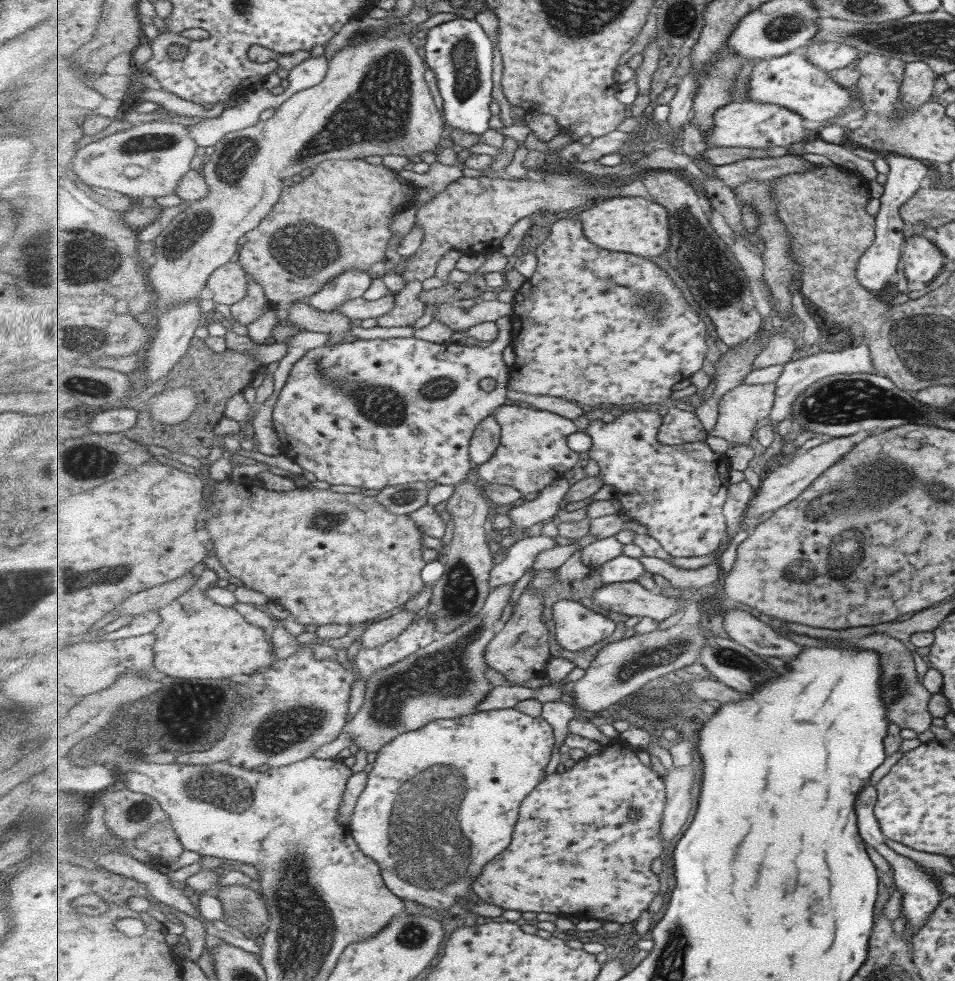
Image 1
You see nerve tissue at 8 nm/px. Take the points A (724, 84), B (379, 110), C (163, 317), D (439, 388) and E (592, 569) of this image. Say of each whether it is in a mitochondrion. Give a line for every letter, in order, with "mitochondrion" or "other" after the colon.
A: other
B: mitochondrion
C: other
D: mitochondrion
E: other

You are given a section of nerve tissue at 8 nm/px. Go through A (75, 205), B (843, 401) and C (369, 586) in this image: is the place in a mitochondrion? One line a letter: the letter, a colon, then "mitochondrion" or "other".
A: other
B: mitochondrion
C: other

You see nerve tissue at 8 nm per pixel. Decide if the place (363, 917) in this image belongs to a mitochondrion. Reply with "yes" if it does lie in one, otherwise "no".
yes

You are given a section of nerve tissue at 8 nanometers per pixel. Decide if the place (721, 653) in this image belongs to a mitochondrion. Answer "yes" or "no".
yes

